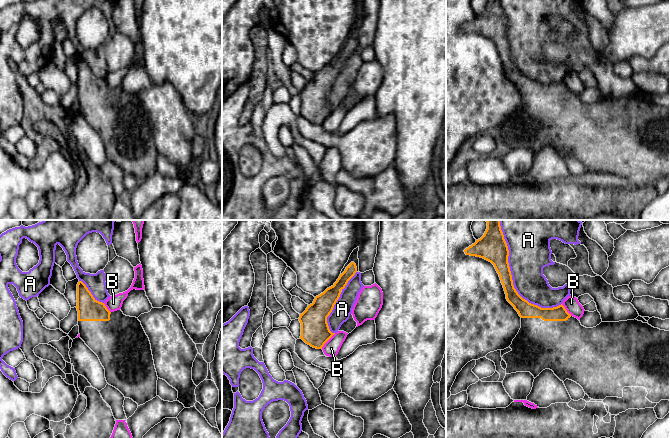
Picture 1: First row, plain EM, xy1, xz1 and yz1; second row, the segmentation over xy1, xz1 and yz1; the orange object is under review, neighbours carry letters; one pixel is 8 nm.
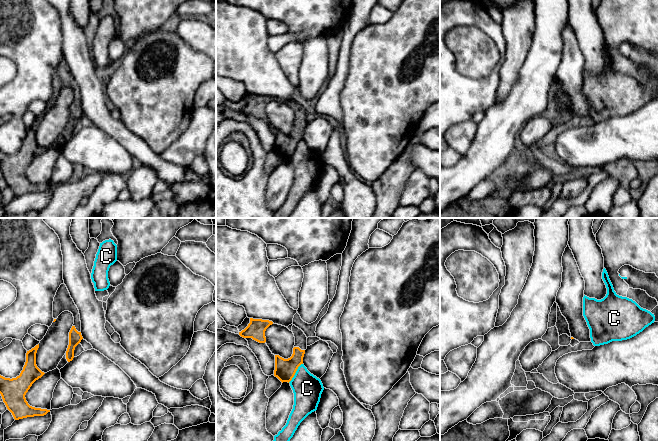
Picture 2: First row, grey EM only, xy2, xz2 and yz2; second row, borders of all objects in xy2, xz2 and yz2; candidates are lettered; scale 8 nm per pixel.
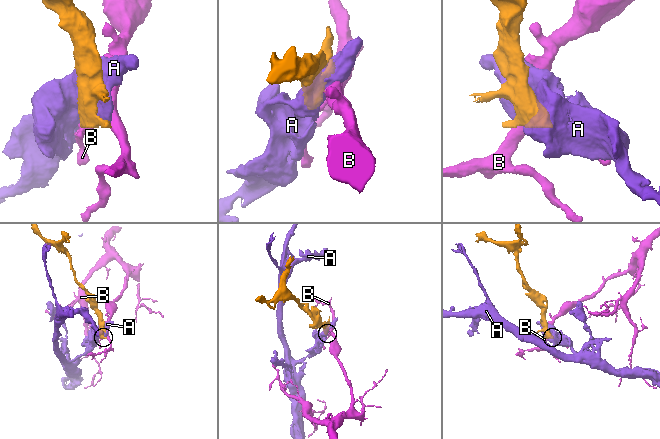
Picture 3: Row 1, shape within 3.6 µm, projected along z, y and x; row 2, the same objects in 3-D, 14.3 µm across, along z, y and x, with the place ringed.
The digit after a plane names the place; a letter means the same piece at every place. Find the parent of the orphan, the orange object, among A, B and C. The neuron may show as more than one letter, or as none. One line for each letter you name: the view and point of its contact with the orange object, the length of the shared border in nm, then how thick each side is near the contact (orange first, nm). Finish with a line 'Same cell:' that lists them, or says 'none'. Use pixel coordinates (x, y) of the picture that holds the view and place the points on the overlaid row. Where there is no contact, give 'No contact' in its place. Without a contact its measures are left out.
Same cell: none

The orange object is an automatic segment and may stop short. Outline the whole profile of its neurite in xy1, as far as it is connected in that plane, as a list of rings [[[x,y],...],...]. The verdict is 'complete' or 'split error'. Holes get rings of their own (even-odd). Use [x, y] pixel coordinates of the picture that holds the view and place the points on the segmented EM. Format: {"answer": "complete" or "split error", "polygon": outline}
{"answer": "split error", "polygon": [[[77,284],[77,311],[80,338],[98,356],[105,369],[105,378],[109,385],[118,389],[125,398],[130,398],[138,404],[145,404],[157,396],[157,372],[154,365],[151,344],[141,322],[136,317],[123,314],[121,310],[110,312],[104,303],[97,301],[86,285]]]}

